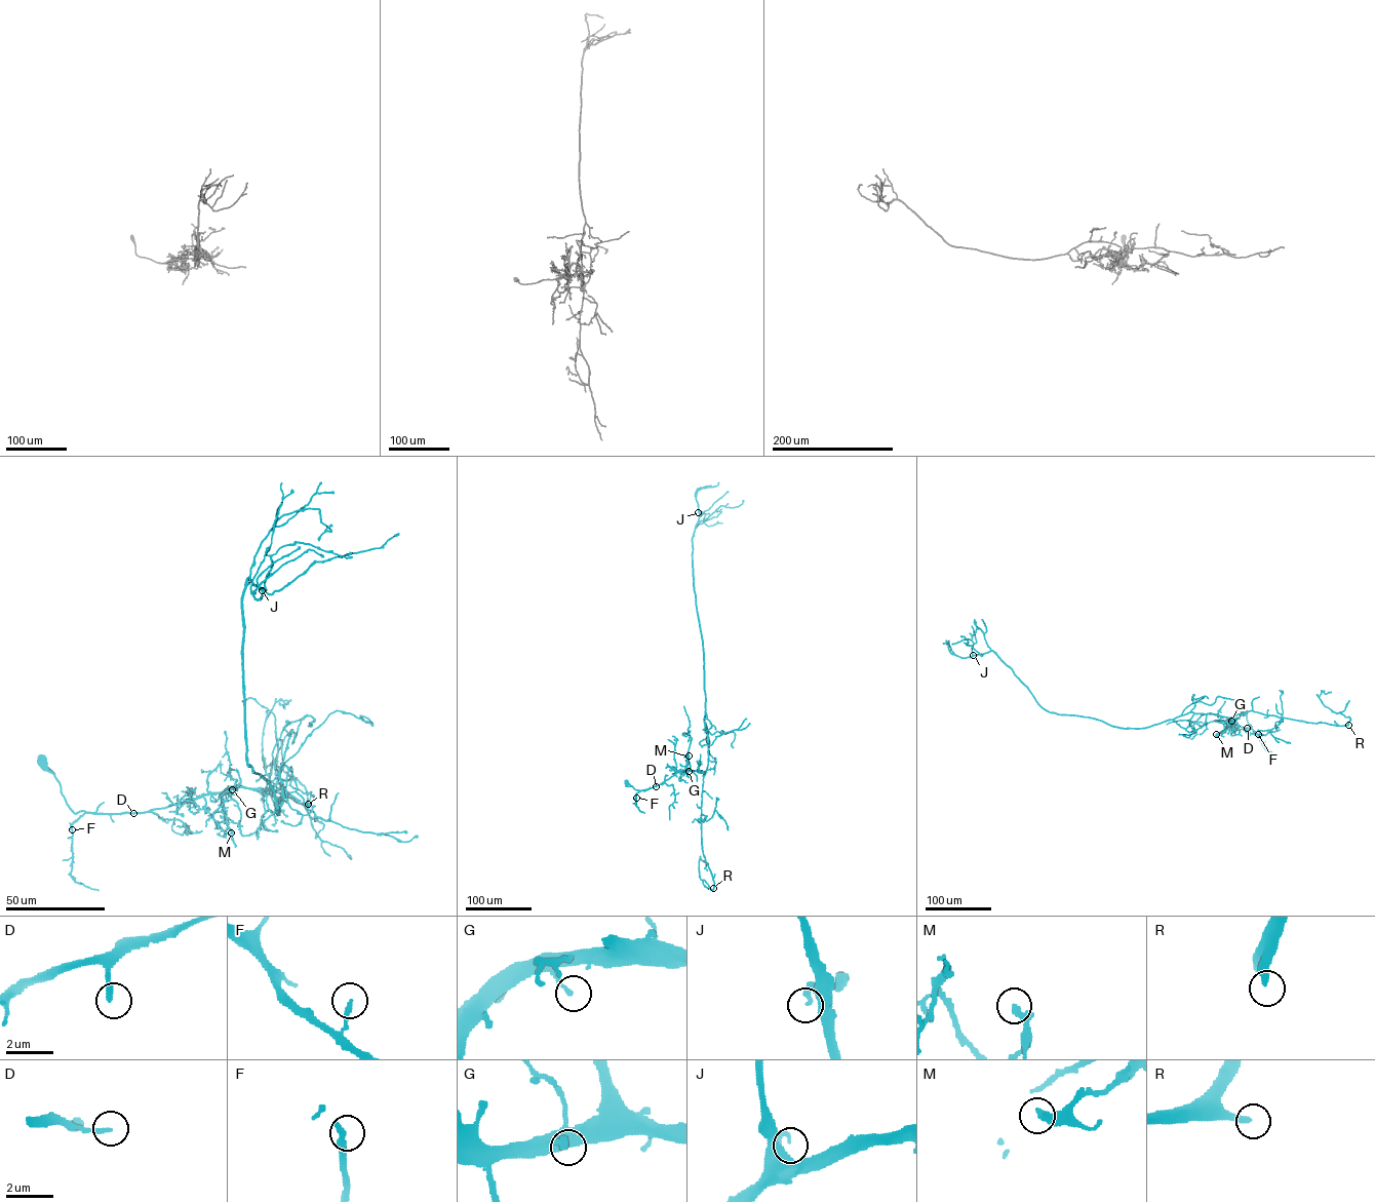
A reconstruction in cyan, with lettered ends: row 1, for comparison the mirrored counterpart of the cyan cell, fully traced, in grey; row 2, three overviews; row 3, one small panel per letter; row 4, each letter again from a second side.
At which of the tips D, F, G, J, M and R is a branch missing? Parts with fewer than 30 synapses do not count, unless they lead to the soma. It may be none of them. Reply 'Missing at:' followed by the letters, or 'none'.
Missing at: R

